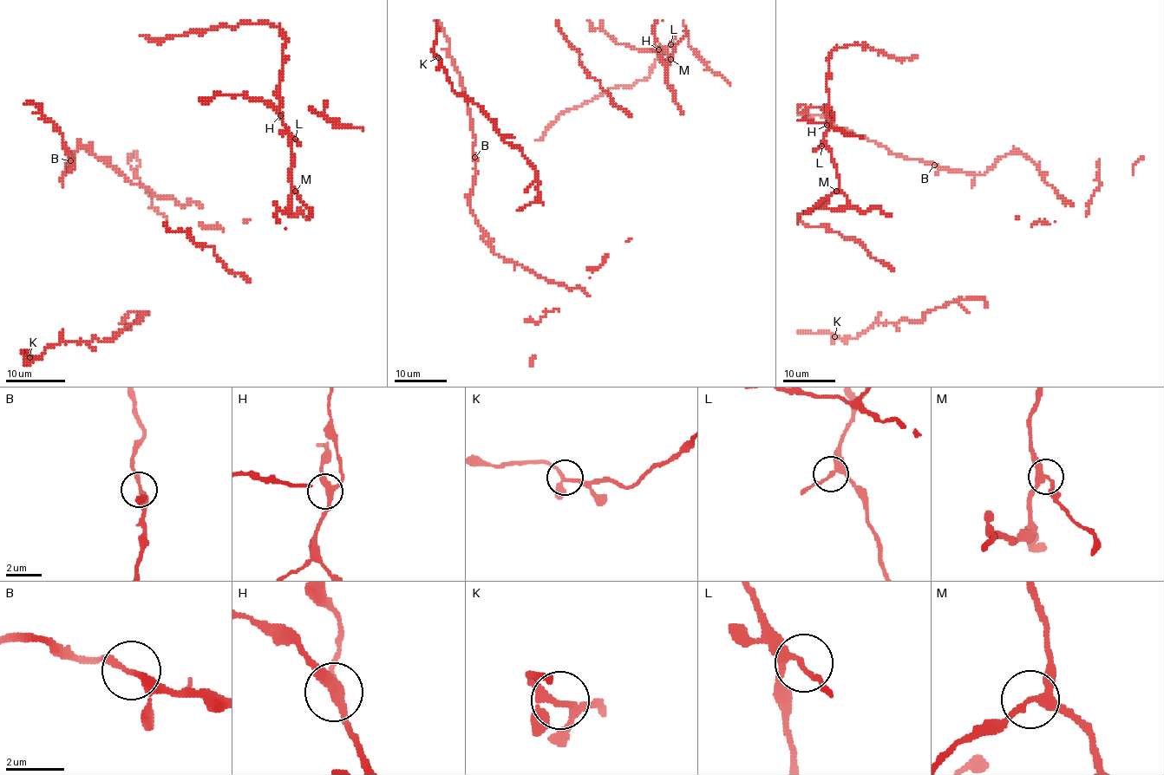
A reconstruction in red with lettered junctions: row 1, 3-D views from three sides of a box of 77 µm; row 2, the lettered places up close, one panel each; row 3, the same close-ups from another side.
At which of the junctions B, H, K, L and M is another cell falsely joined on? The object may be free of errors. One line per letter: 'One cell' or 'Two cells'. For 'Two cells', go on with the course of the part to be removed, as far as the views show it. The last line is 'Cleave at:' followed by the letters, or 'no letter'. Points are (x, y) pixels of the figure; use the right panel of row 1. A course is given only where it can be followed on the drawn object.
B: One cell
H: One cell
K: One cell
L: One cell
M: One cell
Cleave at: no letter

